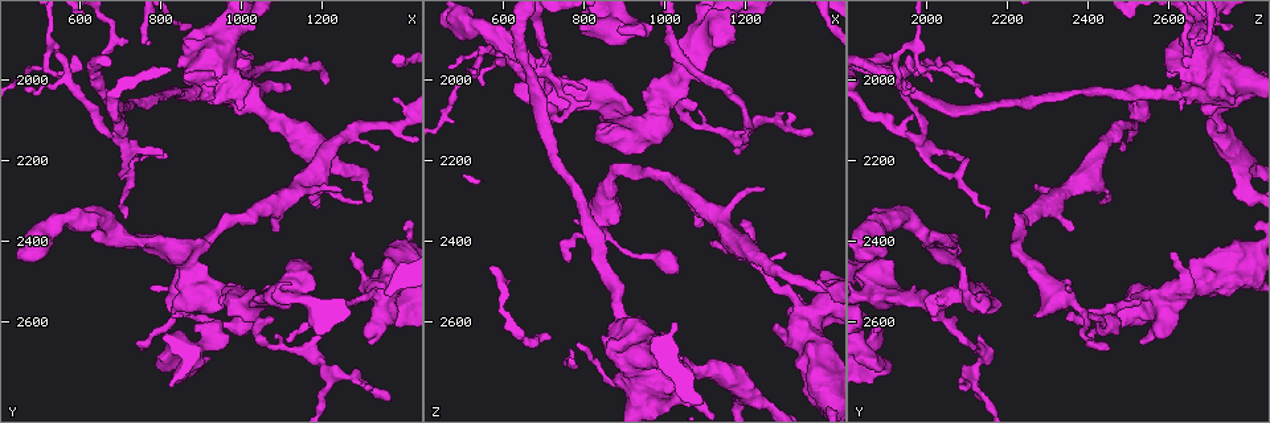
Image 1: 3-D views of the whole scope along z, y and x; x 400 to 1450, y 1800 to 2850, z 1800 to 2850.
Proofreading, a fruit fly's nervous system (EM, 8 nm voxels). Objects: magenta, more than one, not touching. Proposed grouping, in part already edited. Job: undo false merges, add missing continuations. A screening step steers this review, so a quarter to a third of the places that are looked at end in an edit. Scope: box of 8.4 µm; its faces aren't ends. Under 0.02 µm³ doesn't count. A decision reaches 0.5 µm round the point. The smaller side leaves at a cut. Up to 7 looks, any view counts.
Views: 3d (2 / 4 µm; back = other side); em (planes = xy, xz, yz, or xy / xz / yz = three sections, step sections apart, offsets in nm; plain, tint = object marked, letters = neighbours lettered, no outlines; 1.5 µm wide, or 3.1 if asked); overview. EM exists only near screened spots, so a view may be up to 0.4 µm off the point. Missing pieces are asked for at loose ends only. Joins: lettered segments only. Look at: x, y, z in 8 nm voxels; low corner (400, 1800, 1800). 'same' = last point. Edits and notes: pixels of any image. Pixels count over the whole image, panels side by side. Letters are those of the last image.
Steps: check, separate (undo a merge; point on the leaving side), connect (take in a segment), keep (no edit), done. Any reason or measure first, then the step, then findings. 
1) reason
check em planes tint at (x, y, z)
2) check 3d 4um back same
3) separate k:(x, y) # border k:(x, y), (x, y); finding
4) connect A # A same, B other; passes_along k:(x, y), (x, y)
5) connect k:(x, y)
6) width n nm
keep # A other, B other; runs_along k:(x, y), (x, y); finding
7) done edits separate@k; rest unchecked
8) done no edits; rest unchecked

free end
check em yz step 4 letters at (835, 2585, 2150)

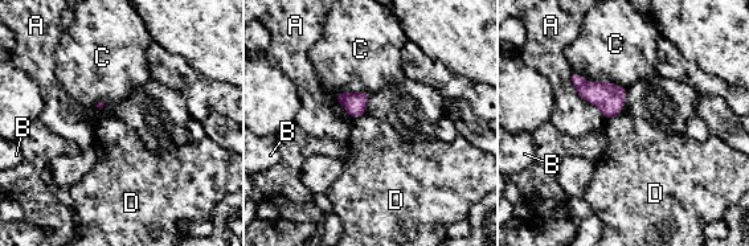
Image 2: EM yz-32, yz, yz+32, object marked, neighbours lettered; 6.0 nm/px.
cut it another way
check em planes letters same

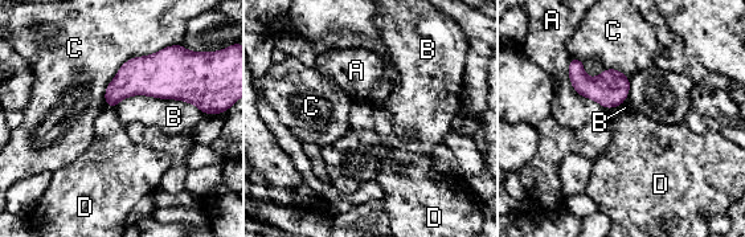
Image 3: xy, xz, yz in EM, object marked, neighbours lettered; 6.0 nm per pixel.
keep # A other, B other, C other, D other; border 3:(107, 106), (113, 109); none of them fits

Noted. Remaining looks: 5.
thick end
check em planes letters at (910, 2705, 1910)

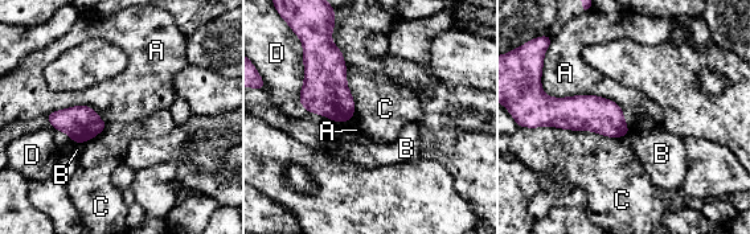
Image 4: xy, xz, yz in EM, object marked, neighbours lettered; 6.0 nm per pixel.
longest_contact A 600 nm
keep # A other, B other, C other, D other; no lettered segment goes on from it

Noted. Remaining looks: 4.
long arm stops here
check 3d 2um at (1210, 2020, 2115)

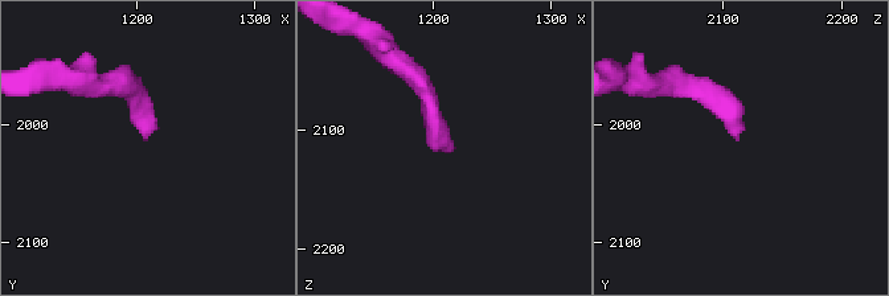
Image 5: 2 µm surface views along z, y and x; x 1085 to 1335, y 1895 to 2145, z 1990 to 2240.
now the EM
check em planes letters at (1206, 2012, 2114)

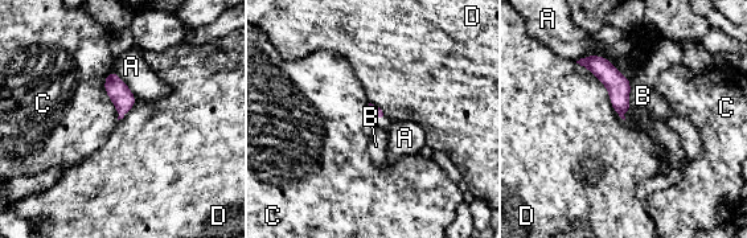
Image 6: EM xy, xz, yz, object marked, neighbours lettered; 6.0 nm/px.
keep # A other, B other, C other, D other; border 6:(113, 69), (105, 91), (118, 114); none of them fits

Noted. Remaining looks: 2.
done no edits; rest unchecked

